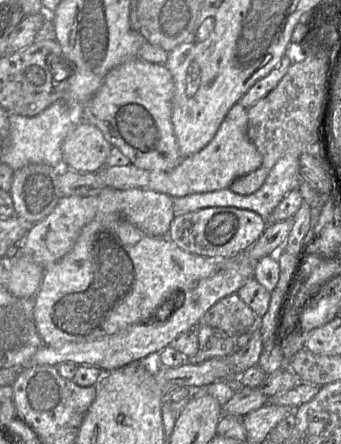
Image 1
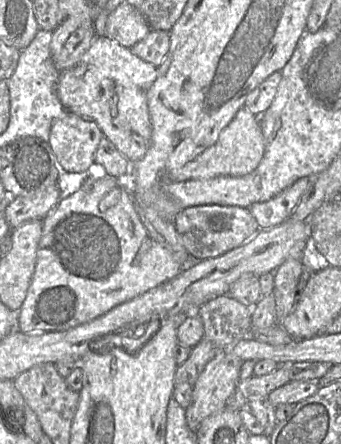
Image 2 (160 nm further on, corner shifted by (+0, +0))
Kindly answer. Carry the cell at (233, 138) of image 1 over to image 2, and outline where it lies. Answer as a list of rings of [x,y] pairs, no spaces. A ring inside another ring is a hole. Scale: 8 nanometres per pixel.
[[[243,106],[220,132],[215,144],[208,147],[183,167],[173,170],[168,176],[168,181],[182,182],[192,179],[210,179],[218,176],[245,176],[258,167],[264,152],[265,139],[259,121],[254,114]]]

